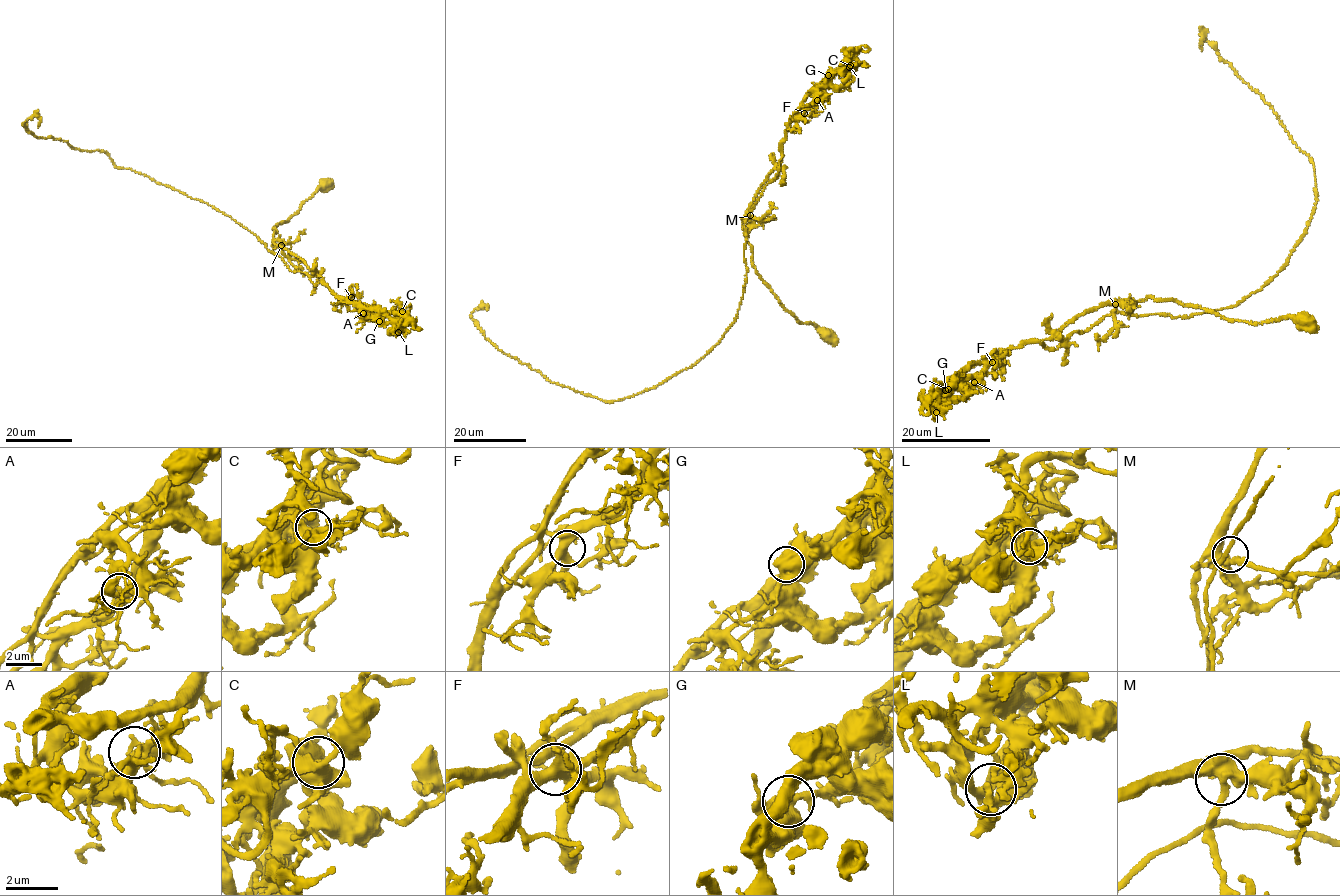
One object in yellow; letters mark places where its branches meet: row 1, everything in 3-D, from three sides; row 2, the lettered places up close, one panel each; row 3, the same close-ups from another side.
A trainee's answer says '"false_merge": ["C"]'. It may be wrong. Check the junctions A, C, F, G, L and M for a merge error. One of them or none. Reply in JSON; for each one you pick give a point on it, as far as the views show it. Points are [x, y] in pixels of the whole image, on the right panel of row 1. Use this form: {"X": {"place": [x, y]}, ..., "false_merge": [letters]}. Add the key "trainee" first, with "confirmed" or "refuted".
{"trainee": "refuted", "G": {"place": [945, 390]}, "false_merge": ["G"]}

